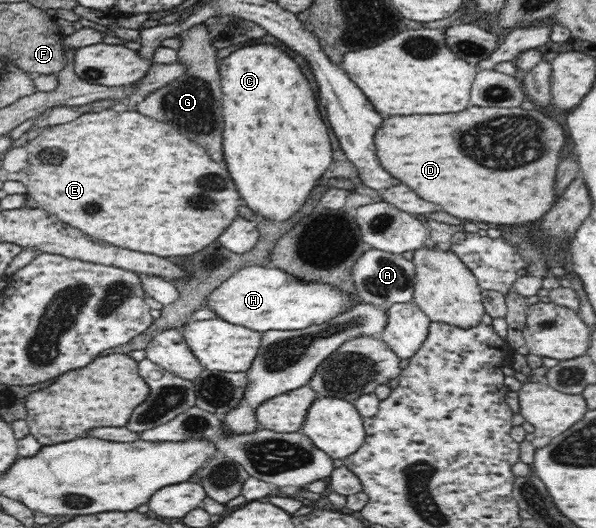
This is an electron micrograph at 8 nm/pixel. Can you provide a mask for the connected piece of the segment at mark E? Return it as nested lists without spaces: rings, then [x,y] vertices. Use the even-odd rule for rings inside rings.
[[[110,108],[82,114],[70,122],[49,126],[28,148],[52,150],[54,156],[28,154],[27,167],[21,170],[26,173],[22,184],[27,194],[38,202],[40,209],[92,239],[168,259],[200,252],[237,218],[240,195],[228,170],[214,162],[202,146],[188,140],[172,126],[138,112],[118,114]],[[58,150],[64,152],[62,160],[56,160]]]

